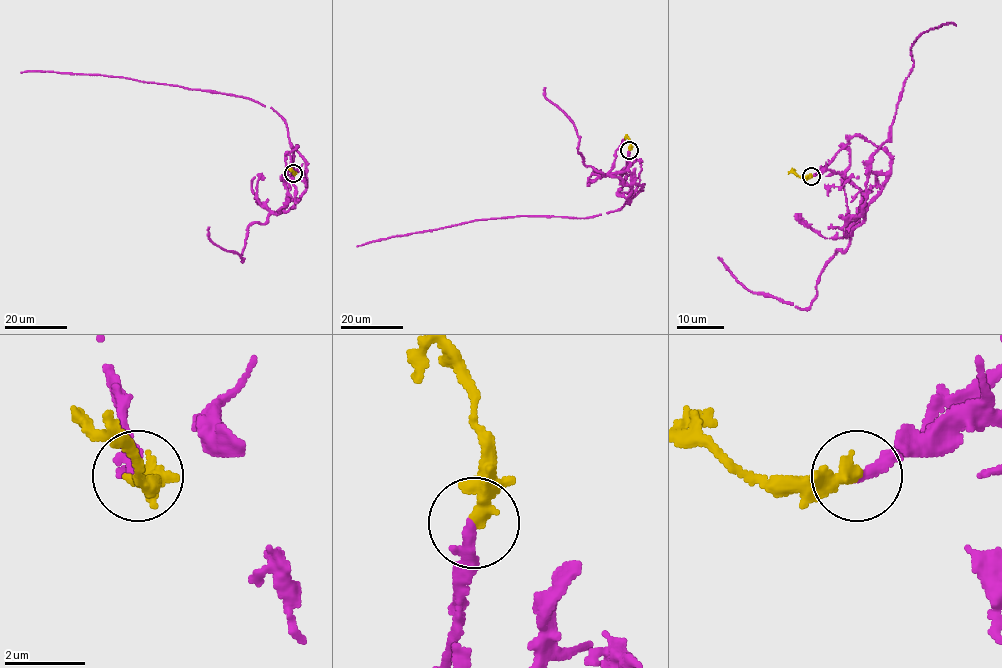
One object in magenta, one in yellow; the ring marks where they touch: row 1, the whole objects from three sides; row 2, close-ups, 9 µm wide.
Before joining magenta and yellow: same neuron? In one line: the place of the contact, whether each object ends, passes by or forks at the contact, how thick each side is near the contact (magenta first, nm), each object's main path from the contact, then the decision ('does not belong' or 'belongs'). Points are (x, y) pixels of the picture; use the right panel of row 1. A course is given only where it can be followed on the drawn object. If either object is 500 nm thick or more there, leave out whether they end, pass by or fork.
place (811, 176); magenta ends; yellow ends; calibres 280 and 380 nm; course magenta (812, 176), (847, 149), (846, 176), (864, 215), (867, 168), (888, 138), (910, 49), (923, 32), (956, 26); course yellow (812, 176), (800, 177), (792, 168); belongs

